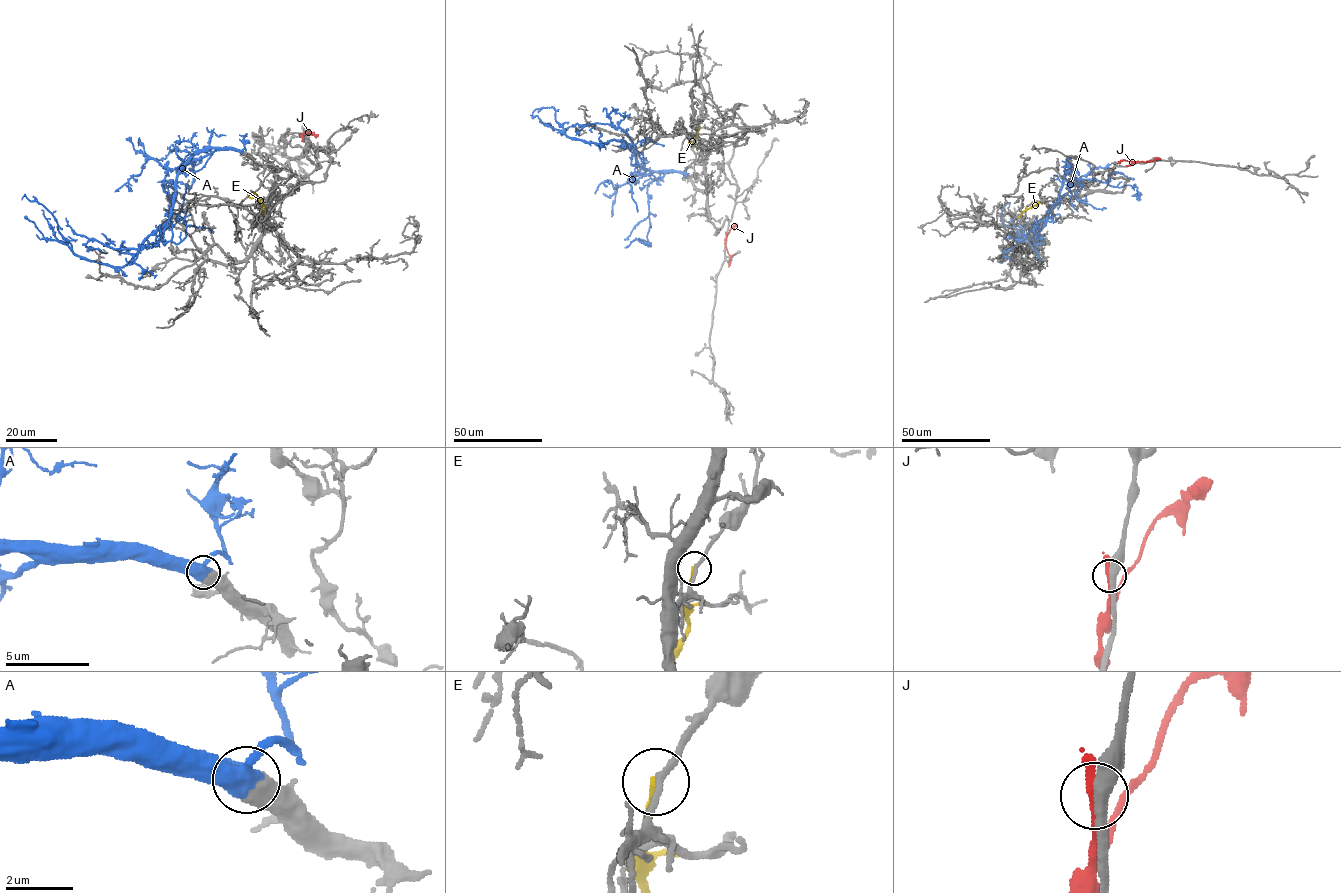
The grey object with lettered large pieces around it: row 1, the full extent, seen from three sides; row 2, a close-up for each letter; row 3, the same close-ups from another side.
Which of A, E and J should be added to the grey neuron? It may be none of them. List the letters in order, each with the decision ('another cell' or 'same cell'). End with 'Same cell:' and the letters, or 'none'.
A: same cell
E: another cell
J: another cell
Same cell: A

